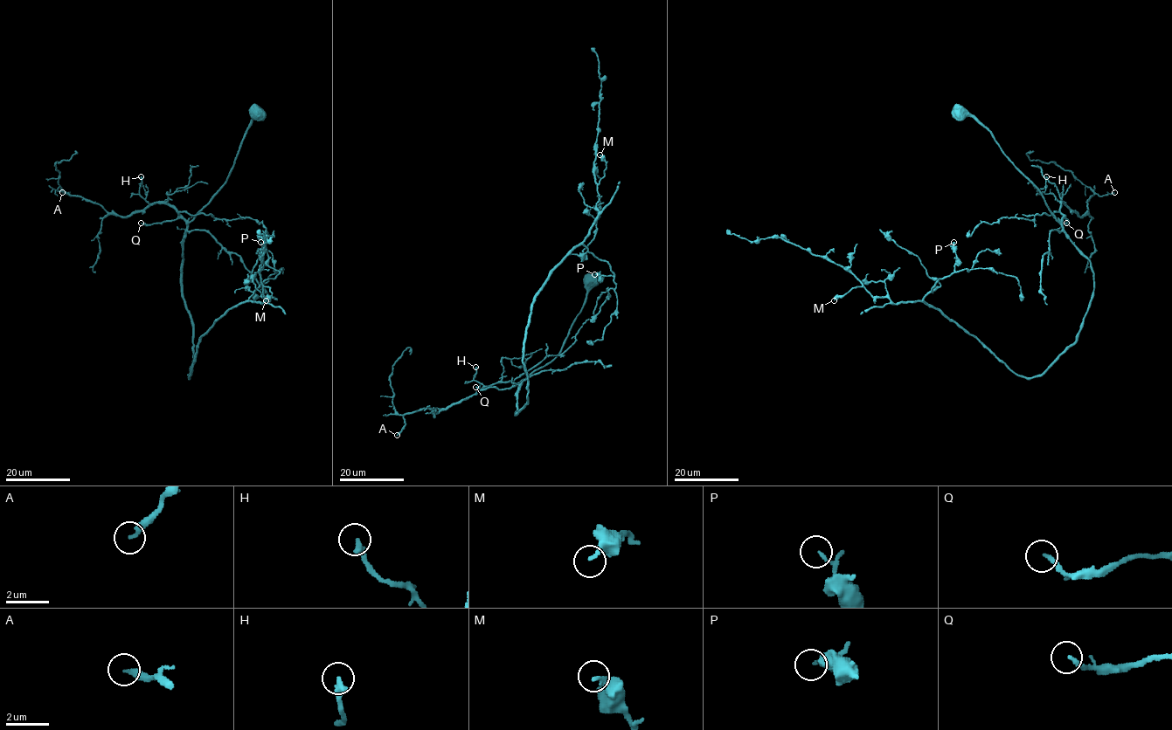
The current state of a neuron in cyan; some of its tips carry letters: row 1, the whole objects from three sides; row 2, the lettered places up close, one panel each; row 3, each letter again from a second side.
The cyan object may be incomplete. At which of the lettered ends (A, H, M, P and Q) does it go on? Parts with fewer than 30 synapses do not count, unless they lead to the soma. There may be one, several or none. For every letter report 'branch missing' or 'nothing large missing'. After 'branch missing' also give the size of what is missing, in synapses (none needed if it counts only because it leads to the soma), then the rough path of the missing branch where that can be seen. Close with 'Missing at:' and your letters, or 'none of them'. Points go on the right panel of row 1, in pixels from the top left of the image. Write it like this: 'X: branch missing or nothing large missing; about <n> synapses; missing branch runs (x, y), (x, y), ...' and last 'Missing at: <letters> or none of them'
A: nothing large missing
H: nothing large missing
M: nothing large missing
P: nothing large missing
Q: nothing large missing
Missing at: none of them

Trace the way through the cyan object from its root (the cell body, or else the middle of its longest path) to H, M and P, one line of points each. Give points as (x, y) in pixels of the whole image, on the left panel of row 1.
H: (258, 113), (245, 134), (226, 182), (190, 222), (163, 203), (149, 203), (140, 194), (141, 176)
M: (258, 113), (183, 240), (189, 377), (216, 320), (240, 303), (263, 303), (268, 286), (266, 300)
P: (258, 113), (226, 182), (183, 240), (189, 377), (199, 340), (280, 272), (260, 242)

